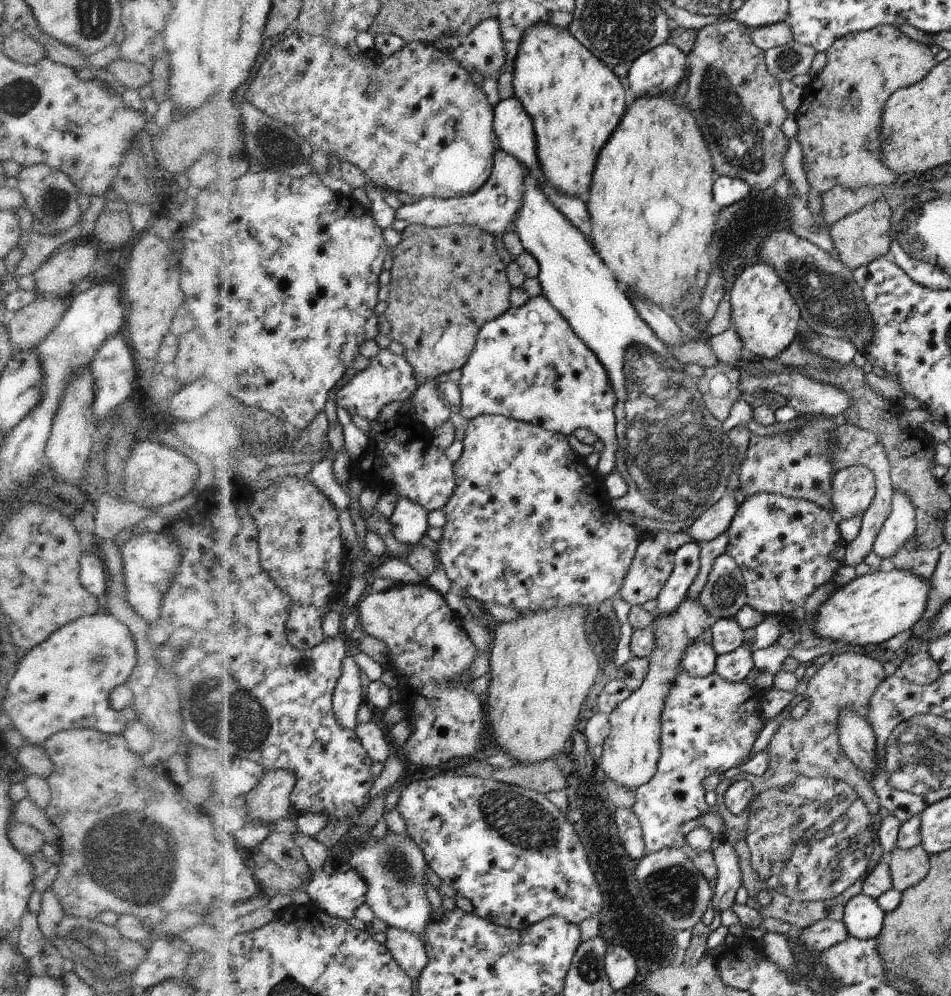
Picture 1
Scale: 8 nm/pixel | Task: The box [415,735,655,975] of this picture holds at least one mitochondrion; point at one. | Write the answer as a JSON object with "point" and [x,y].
{"point":[517,818]}

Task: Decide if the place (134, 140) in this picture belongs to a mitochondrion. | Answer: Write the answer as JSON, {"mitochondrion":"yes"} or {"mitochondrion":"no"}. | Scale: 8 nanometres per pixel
{"mitochondrion":"no"}

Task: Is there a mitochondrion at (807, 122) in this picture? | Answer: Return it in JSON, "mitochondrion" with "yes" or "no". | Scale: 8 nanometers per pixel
{"mitochondrion":"no"}

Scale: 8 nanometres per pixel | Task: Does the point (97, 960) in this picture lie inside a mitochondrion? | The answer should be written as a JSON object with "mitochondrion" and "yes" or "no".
{"mitochondrion":"yes"}

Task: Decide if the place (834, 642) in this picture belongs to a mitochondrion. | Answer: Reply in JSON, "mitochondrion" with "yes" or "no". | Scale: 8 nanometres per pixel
{"mitochondrion":"no"}

